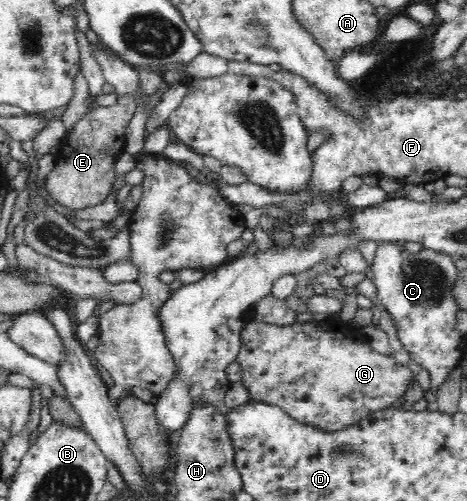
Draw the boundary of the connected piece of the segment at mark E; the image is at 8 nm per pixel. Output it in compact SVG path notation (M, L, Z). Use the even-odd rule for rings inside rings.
M138 69L140 84L133 94L117 94L116 102L110 106L92 106L86 116L74 124L72 134L65 136L55 155L55 167L47 175L44 188L58 204L70 210L82 210L96 206L106 200L114 184L114 164L124 152L124 138L130 118L139 106L138 100L144 95L152 96L160 83L164 82L160 72Z

